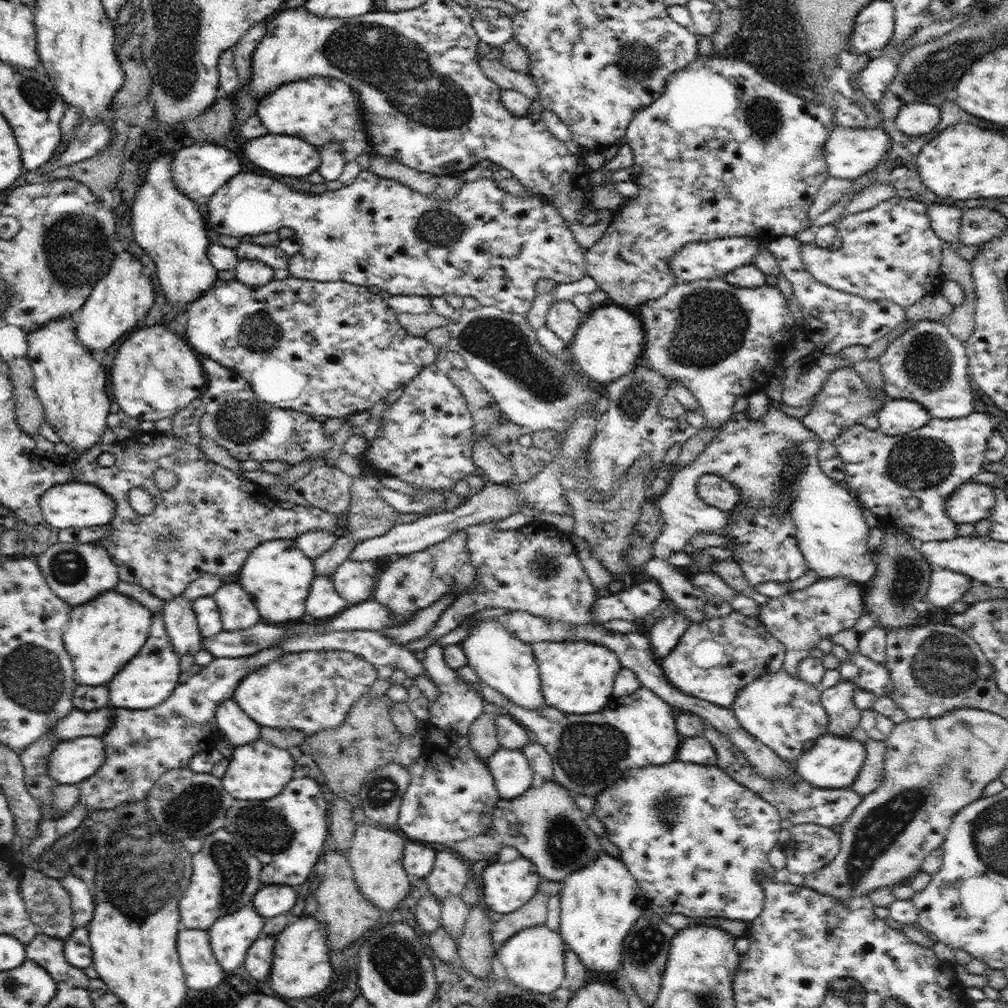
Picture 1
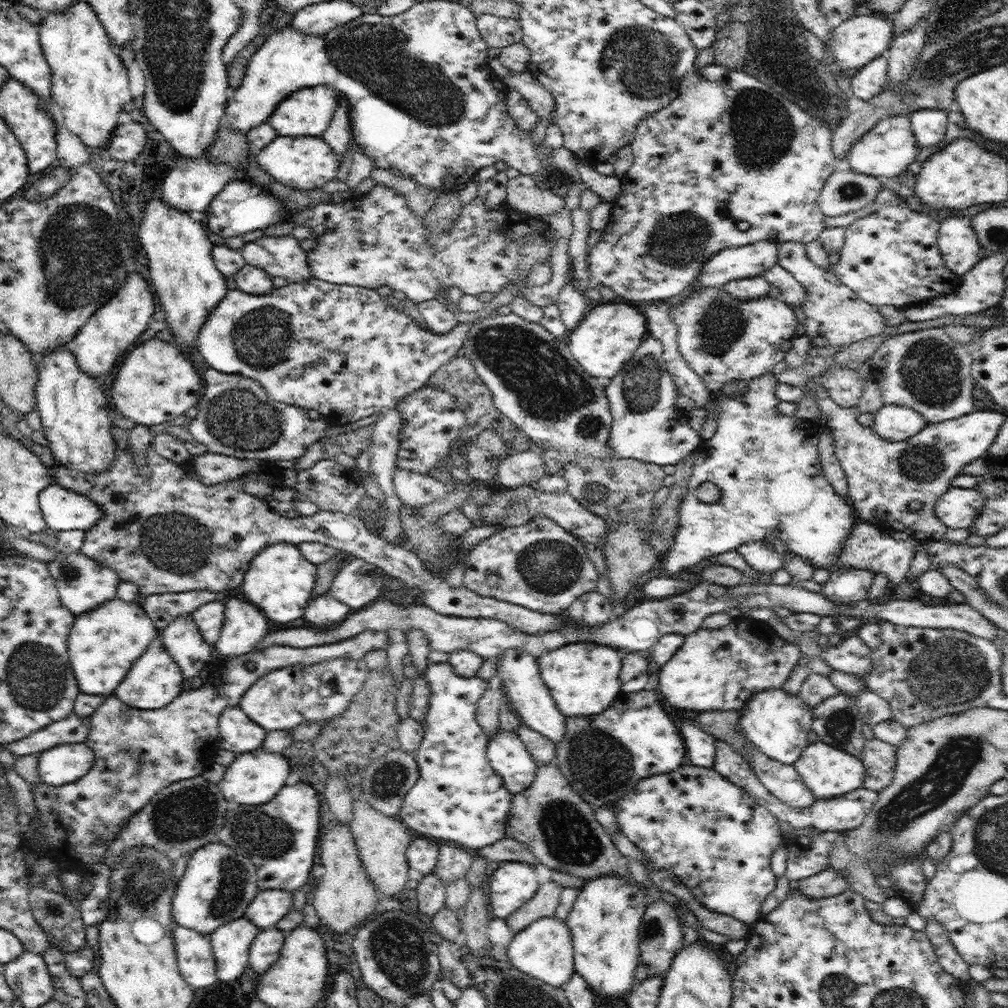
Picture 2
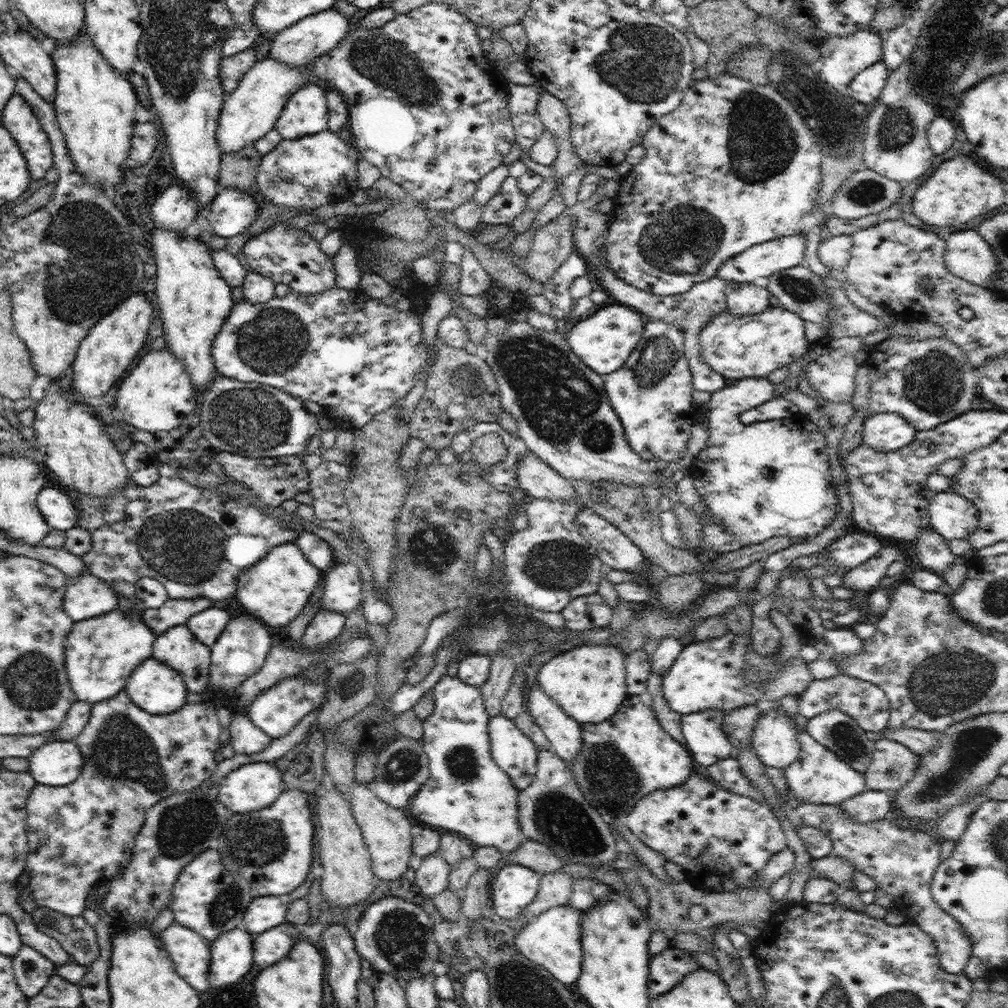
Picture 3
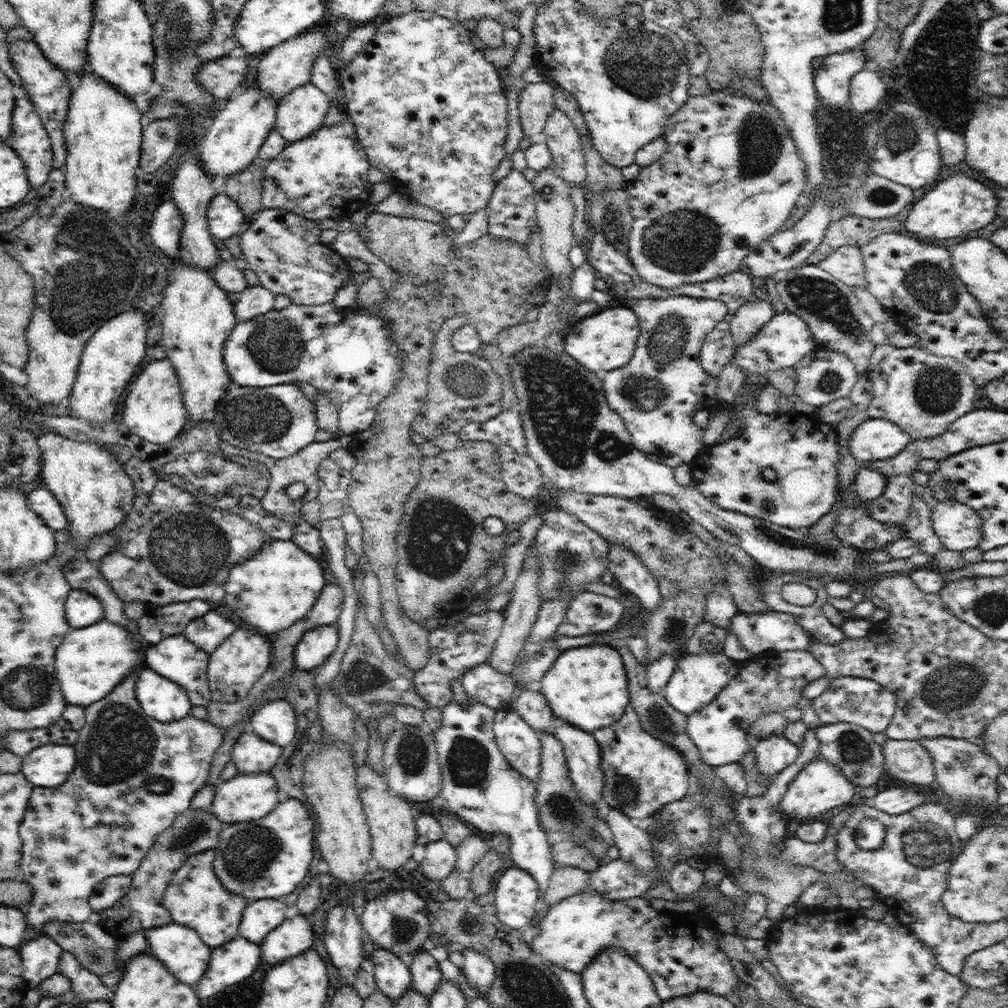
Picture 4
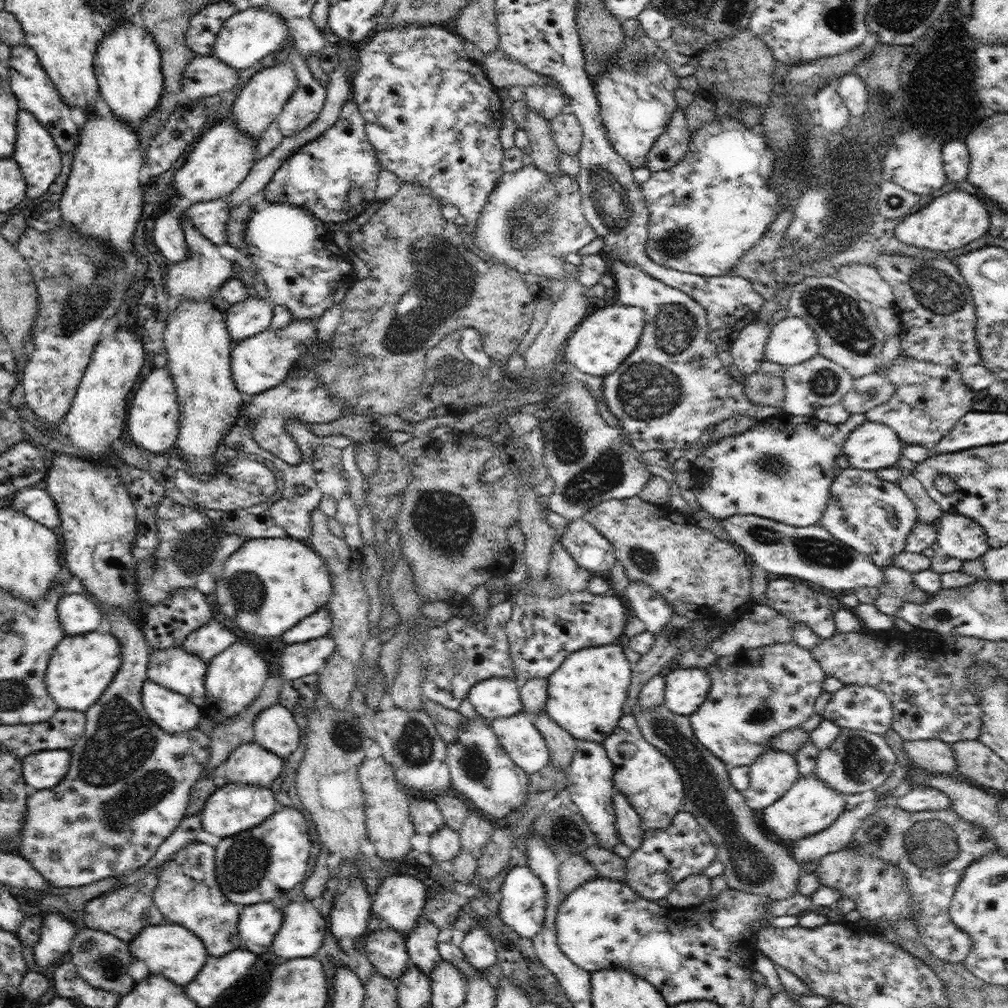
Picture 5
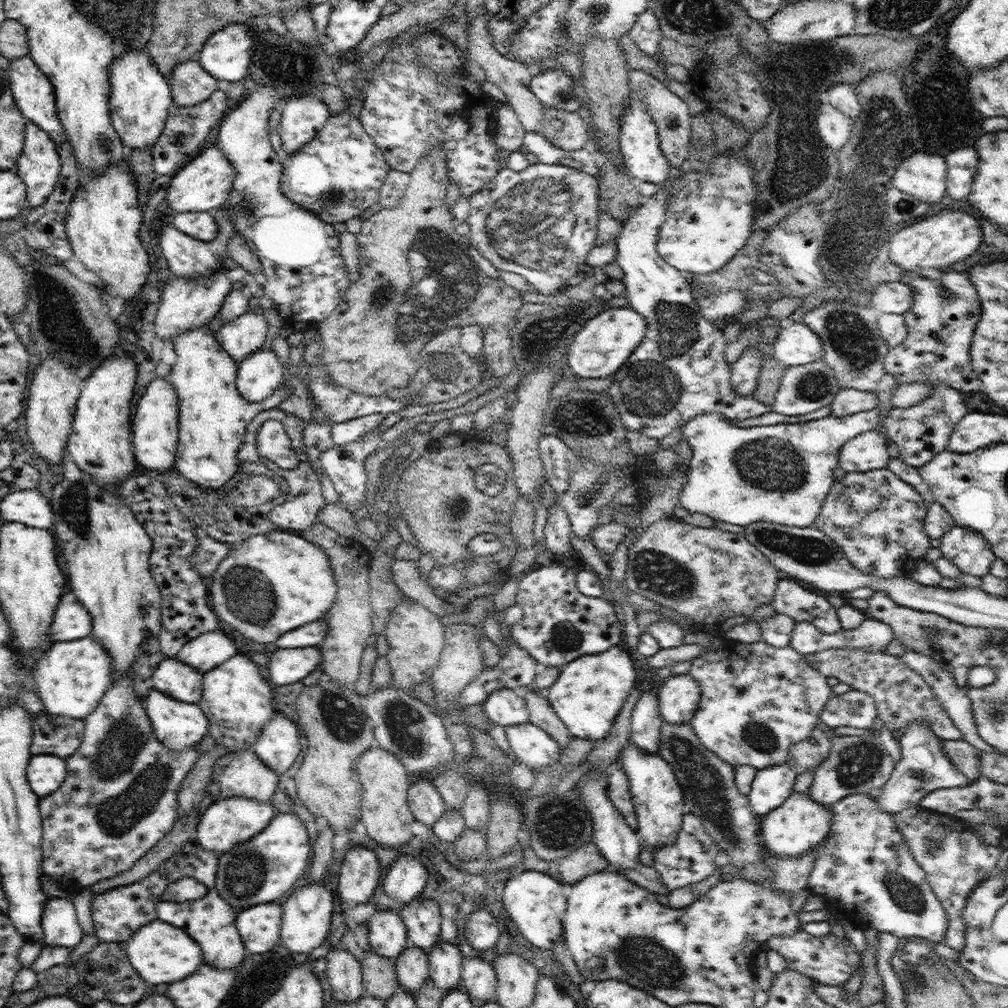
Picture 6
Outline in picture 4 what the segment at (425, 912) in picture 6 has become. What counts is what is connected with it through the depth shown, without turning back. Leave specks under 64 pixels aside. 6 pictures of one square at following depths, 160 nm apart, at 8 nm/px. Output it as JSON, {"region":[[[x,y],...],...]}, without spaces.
{"region":[[[420,949],[410,963],[411,986],[420,991],[427,999],[443,979],[439,963],[426,951]]]}

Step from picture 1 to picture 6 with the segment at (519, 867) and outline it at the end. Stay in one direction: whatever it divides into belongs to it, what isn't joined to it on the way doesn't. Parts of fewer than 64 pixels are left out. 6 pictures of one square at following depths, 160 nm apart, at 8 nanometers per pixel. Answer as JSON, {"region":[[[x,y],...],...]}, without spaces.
{"region":[[[523,870],[520,874],[512,876],[504,885],[502,895],[504,910],[508,910],[516,930],[524,934],[526,942],[532,942],[538,948],[553,950],[555,942],[563,938],[562,918],[566,913],[567,897],[562,891],[563,883],[556,881],[547,873],[536,870]]]}

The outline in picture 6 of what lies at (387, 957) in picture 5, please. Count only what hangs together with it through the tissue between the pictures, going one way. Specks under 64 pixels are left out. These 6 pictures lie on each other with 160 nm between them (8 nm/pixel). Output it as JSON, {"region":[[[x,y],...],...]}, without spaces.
{"region":[[[377,909],[368,920],[368,938],[377,955],[398,958],[408,946],[407,926],[398,913],[389,909]]]}

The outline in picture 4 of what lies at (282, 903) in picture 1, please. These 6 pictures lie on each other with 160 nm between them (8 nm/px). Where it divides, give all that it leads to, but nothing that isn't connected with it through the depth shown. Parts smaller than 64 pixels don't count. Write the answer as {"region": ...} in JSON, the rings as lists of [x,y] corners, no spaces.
{"region":[[[276,898],[256,900],[247,904],[239,934],[248,938],[252,944],[261,946],[265,936],[288,919],[284,914],[290,913],[290,908],[286,908],[286,904]]]}

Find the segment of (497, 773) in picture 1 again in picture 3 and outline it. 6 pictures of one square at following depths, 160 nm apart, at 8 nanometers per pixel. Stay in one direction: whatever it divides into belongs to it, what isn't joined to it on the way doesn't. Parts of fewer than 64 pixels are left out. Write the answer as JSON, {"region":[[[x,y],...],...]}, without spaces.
{"region":[[[500,714],[488,723],[491,755],[498,768],[508,774],[519,792],[532,785],[539,748],[511,718]]]}

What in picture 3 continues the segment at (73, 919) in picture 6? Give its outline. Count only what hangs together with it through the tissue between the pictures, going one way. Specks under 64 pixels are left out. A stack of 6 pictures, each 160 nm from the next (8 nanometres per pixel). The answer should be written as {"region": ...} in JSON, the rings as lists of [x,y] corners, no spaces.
{"region":[[[23,944],[13,956],[12,968],[19,989],[32,998],[48,984],[57,966],[41,952]]]}

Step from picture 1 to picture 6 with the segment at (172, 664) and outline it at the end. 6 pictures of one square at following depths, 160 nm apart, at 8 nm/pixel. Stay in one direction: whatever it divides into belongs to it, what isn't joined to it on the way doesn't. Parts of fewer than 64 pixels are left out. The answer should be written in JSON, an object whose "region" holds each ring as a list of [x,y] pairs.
{"region":[[[151,688],[144,700],[144,707],[151,720],[152,730],[156,738],[170,750],[186,750],[198,744],[204,736],[209,734],[210,723],[204,716],[203,710],[194,703],[182,702],[170,698],[168,695]]]}

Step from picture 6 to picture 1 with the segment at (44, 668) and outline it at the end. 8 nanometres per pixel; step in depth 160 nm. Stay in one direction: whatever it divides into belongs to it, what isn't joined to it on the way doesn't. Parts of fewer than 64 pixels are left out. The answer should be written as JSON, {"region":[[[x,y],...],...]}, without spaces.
{"region":[[[106,590],[92,600],[73,606],[71,619],[63,631],[63,643],[70,655],[80,684],[108,684],[144,646],[153,613],[135,598]]]}

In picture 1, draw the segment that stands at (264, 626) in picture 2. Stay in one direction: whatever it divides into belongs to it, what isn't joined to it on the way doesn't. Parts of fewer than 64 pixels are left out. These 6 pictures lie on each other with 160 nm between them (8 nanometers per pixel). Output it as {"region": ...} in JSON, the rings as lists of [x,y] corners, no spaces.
{"region":[[[231,579],[214,593],[214,600],[221,614],[223,630],[234,632],[254,626],[260,622],[260,614],[256,610],[254,600],[248,592],[238,584],[238,579]]]}

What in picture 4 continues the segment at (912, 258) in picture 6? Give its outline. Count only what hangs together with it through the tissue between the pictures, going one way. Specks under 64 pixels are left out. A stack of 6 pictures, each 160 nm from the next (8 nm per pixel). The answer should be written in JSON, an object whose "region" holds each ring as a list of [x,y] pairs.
{"region":[[[956,172],[948,178],[943,176],[942,181],[937,181],[928,193],[914,203],[904,227],[921,239],[926,236],[936,240],[956,238],[988,226],[997,216],[997,202],[994,191],[987,185],[968,178],[963,172]]]}

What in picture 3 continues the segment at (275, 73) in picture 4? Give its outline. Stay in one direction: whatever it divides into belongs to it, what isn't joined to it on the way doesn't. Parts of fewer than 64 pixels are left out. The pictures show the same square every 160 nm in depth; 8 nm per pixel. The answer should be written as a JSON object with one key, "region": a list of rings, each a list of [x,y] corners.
{"region":[[[334,7],[301,18],[296,24],[273,36],[269,56],[278,58],[279,62],[285,62],[299,70],[309,70],[309,66],[313,64],[317,56],[330,52],[349,33],[352,28],[349,20]]]}

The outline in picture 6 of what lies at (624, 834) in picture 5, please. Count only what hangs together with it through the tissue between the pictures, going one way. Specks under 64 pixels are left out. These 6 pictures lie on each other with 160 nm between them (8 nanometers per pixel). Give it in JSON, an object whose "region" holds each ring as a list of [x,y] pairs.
{"region":[[[618,768],[614,774],[608,777],[608,797],[614,807],[622,814],[625,822],[630,825],[634,832],[637,832],[637,817],[635,807],[630,794],[630,784],[622,768]]]}

